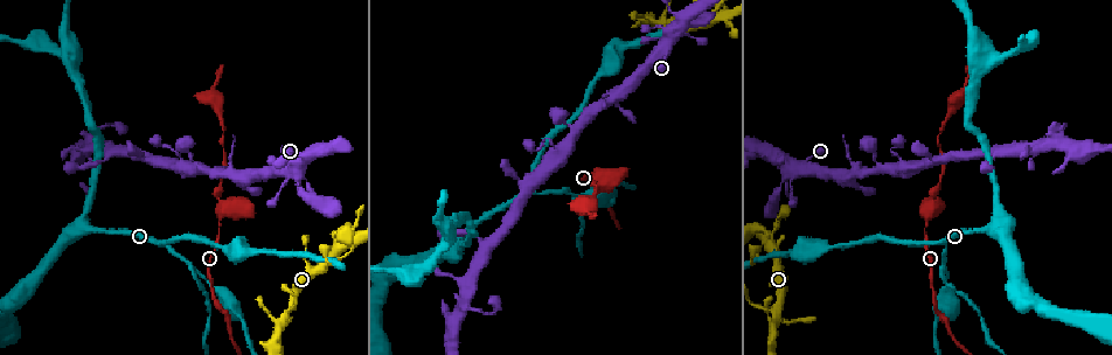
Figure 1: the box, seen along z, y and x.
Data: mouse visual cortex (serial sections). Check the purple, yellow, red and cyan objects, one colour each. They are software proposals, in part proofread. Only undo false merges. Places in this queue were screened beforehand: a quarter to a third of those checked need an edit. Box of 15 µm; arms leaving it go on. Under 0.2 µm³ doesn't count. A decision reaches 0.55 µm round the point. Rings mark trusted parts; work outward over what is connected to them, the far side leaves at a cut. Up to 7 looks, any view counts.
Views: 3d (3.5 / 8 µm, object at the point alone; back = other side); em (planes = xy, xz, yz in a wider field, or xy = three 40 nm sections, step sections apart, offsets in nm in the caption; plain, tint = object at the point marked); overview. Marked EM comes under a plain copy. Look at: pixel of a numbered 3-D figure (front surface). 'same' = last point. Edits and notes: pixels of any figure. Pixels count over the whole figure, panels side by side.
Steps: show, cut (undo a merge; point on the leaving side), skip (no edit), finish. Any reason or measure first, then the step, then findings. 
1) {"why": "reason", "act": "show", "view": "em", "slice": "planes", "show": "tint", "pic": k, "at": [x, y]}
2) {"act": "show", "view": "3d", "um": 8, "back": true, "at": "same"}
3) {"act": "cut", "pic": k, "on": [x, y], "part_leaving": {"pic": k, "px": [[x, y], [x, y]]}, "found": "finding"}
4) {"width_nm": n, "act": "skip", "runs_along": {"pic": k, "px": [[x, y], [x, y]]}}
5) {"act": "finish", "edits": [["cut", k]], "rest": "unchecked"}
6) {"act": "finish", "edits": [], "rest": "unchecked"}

{"why": "abrupt turn", "act": "show", "view": "3d", "um": 8, "pic": 1, "at": [251, 252]}

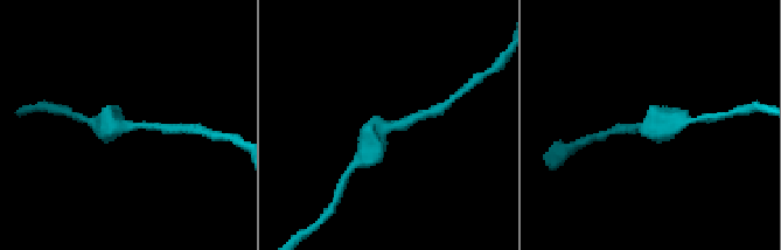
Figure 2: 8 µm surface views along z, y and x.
{"arm_widths_nm": [200, 600], "act": "show", "view": "em", "slice": "xy", "step": 2, "show": "tint", "pic": 2, "at": [130, 129]}

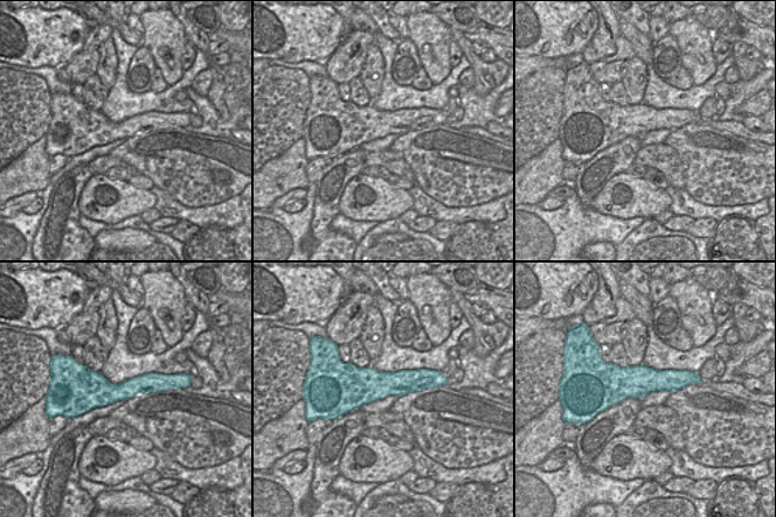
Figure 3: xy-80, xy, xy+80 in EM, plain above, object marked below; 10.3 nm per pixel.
{"act": "skip", "runs_along": {"pic": 3, "px": [[171, 383], [71, 389]]}, "found": "continuous, no second cell"}

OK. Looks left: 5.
{"why": "branch point", "act": "show", "view": "3d", "um": 3.5, "back": true, "pic": 1, "at": [778, 308]}

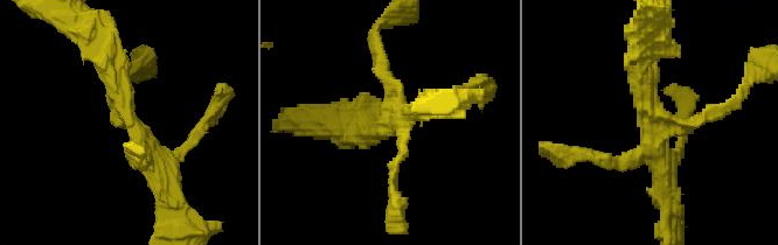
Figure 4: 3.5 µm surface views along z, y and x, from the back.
{"act": "show", "view": "em", "slice": "planes", "show": "tint", "pic": 4, "at": [388, 121]}

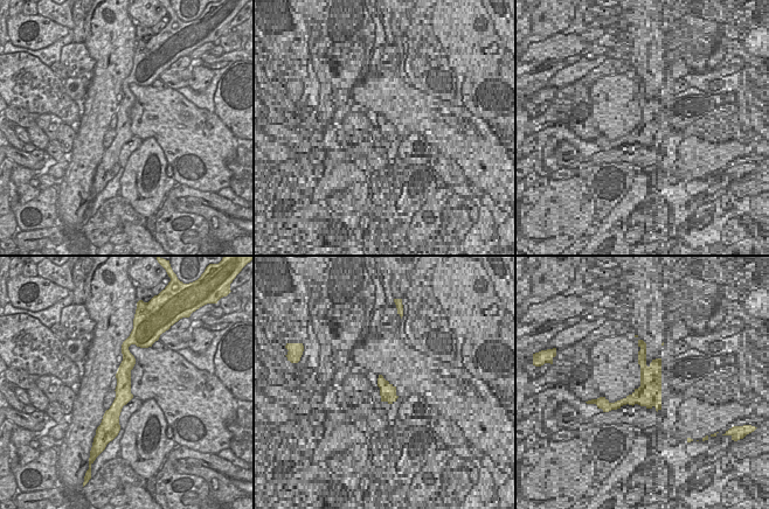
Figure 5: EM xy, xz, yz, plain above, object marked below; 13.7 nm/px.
{"act": "skip", "runs_along": {"pic": 5, "px": [[125, 349], [115, 423]]}, "found": "one cell here"}

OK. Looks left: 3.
{"why": "two arms in line, one across", "act": "show", "view": "3d", "um": 3.5, "pic": 1, "at": [941, 267]}

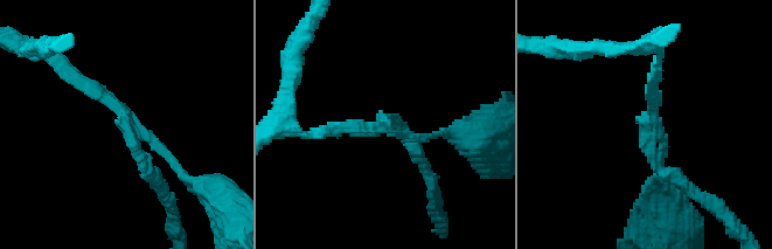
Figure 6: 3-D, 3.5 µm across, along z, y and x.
{"arms": 3, "arm_widths_nm": [150, 150, 150], "why": "now the EM", "act": "show", "view": "em", "slice": "xy", "step": 3, "show": "tint", "pic": 6, "at": [653, 121]}

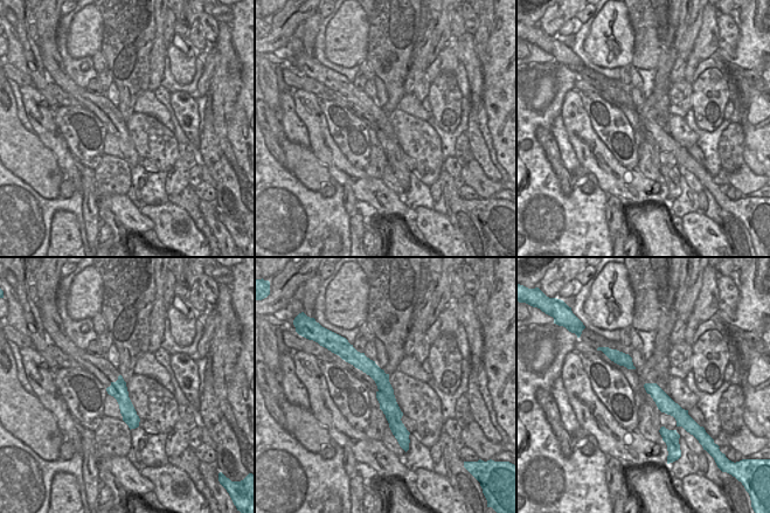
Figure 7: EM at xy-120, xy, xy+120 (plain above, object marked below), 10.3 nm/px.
{"act": "show", "view": "em", "slice": "xy", "step": 5, "show": "tint", "at": "same"}

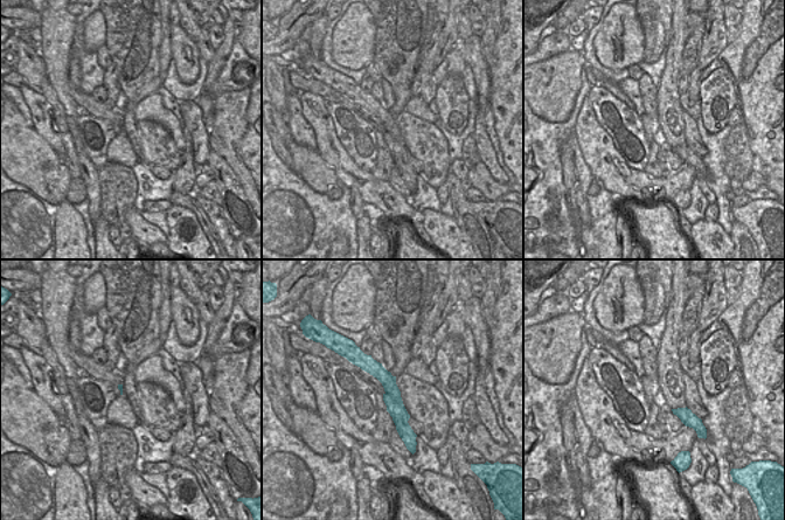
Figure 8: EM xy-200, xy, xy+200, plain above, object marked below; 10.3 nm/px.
{"act": "cut", "pic": 6, "on": [686, 185], "part_leaving": {"pic": 6, "px": [[126, 123], [133, 149], [169, 199]]}, "found": "two cells meet here"}

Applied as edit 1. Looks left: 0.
{"act": "finish", "edits": [["cut", 6]], "rest": "unchecked"}

